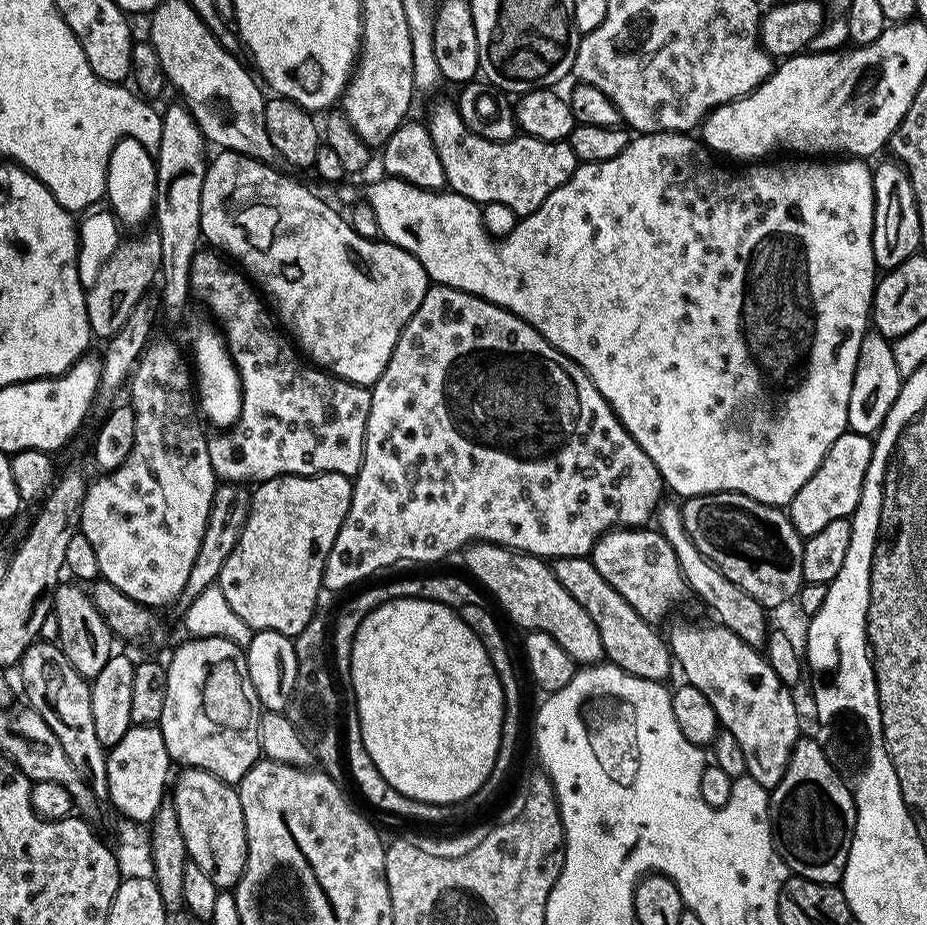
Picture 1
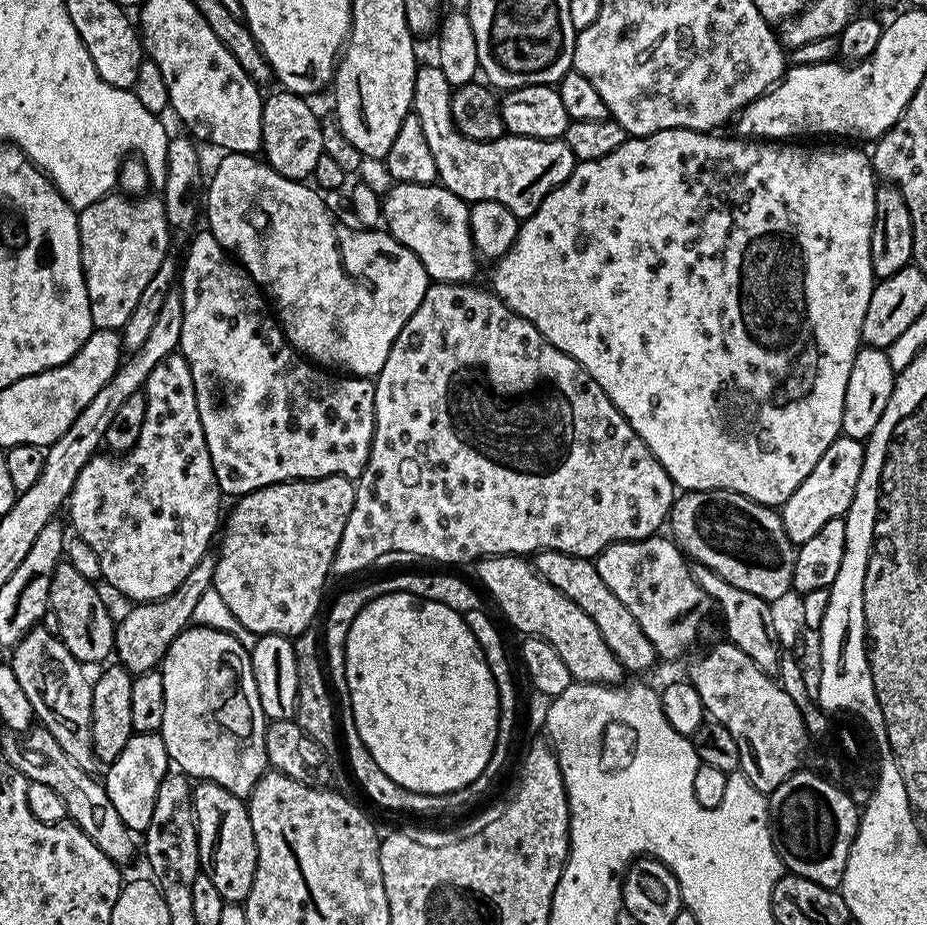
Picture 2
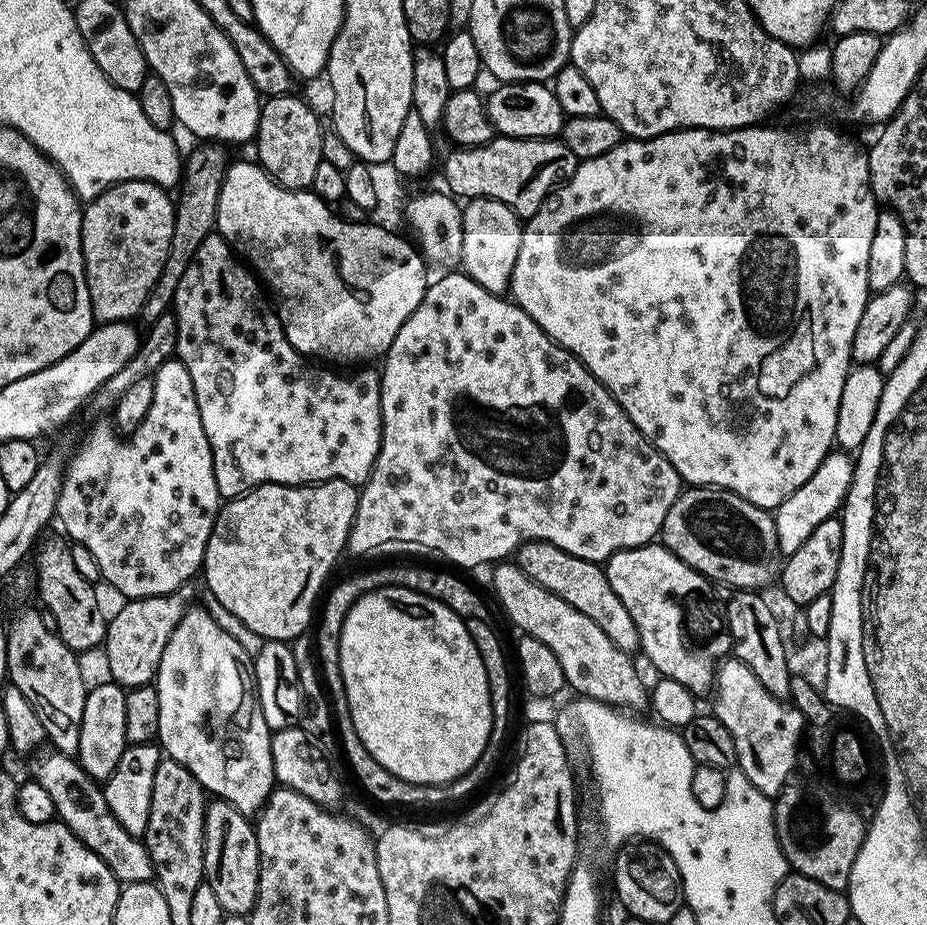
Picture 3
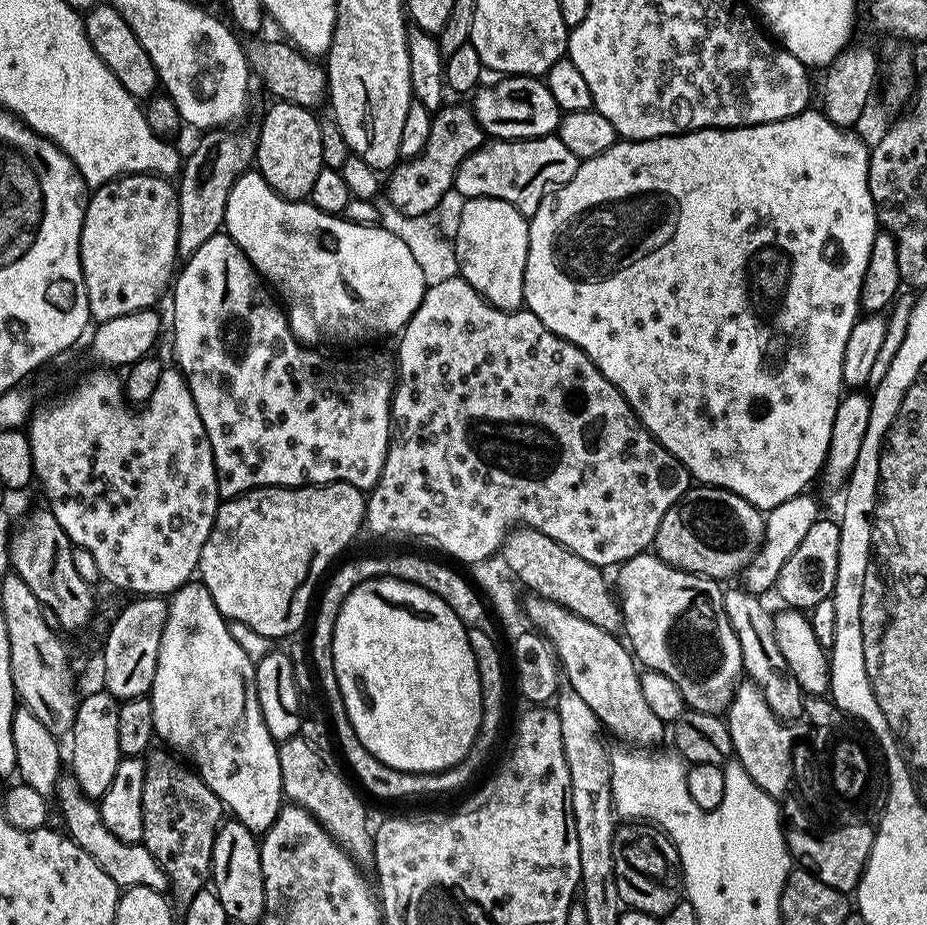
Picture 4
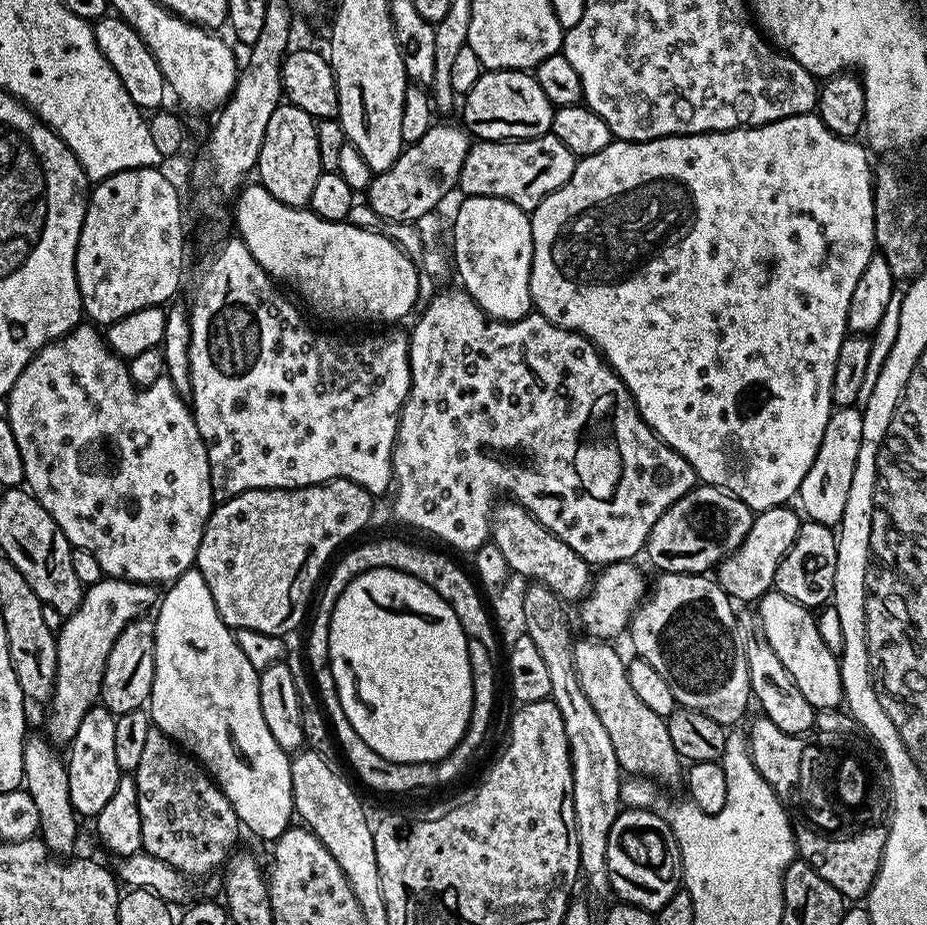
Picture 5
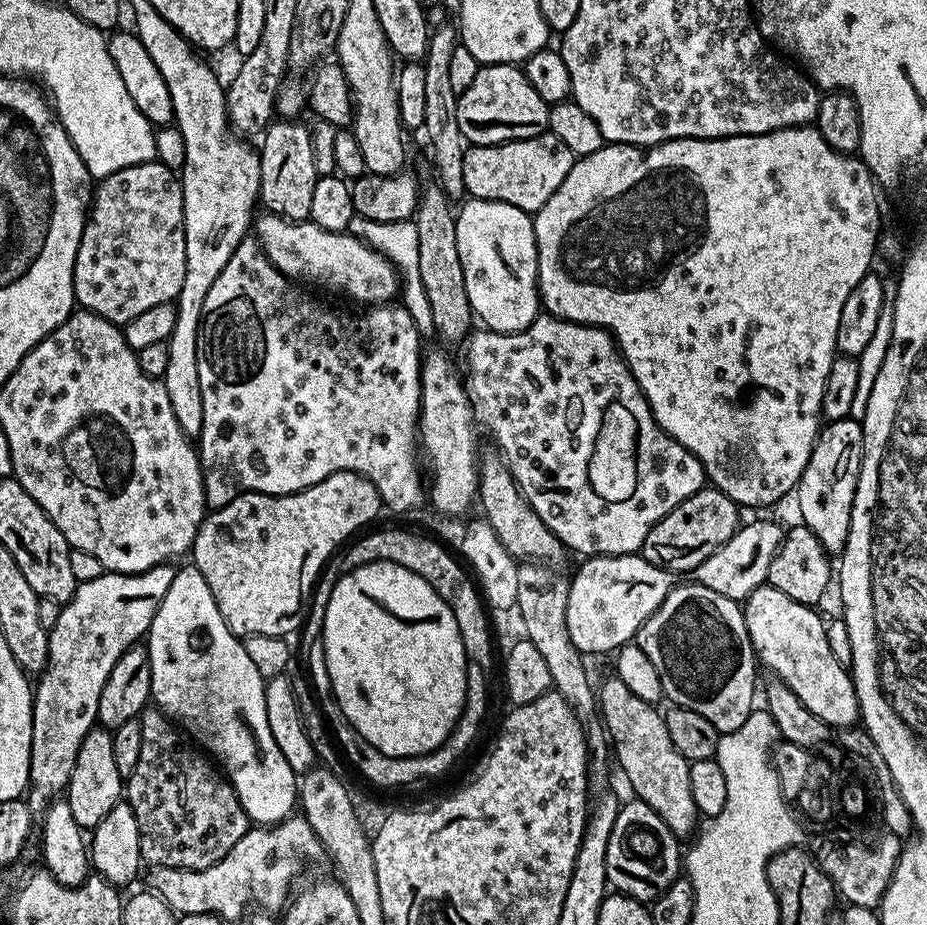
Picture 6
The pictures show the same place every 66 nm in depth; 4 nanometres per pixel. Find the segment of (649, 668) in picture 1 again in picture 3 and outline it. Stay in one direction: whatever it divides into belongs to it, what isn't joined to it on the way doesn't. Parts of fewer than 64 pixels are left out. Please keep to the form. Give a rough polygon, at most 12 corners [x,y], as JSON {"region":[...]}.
{"region":[[527,540],[514,563],[570,602],[618,650],[638,626],[600,564]]}

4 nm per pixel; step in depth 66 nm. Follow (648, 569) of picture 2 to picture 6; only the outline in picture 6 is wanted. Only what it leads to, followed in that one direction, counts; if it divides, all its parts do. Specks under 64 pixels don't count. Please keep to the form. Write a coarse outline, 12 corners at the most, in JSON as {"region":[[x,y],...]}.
{"region":[[677,583],[635,643],[665,697],[722,734],[758,657],[744,609]]}

